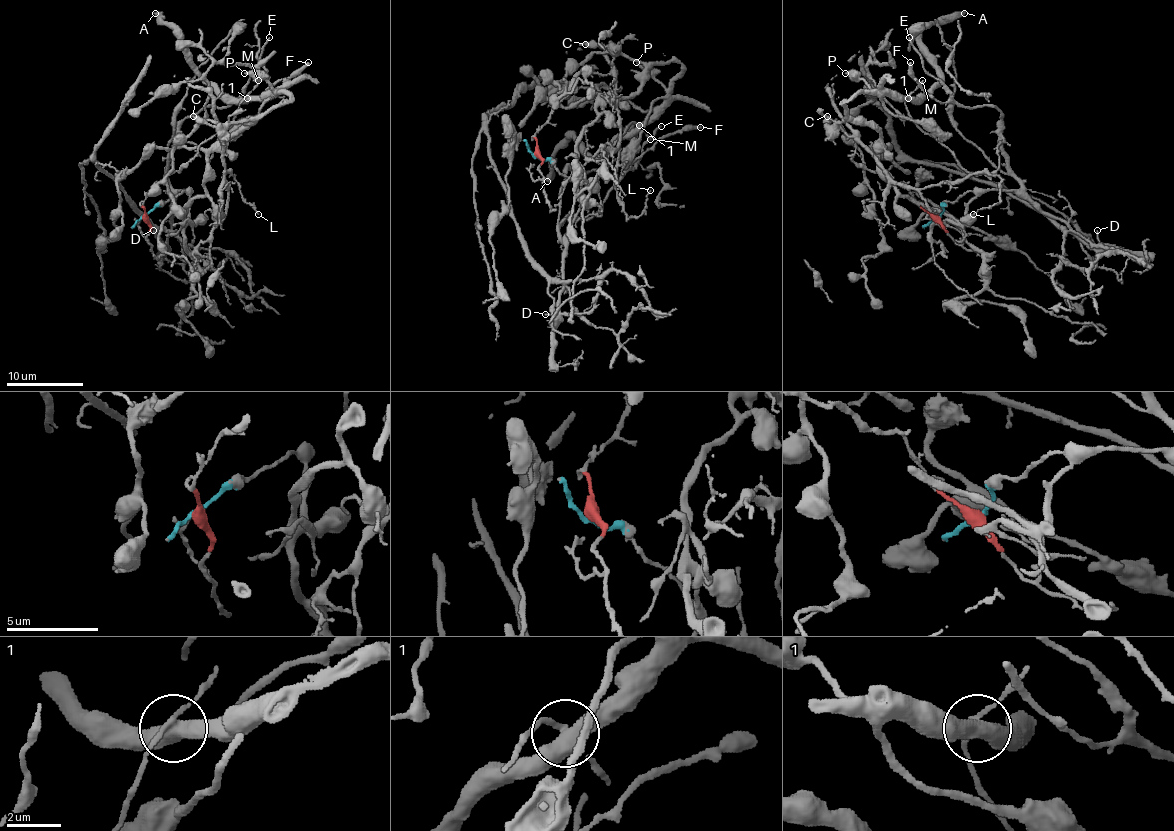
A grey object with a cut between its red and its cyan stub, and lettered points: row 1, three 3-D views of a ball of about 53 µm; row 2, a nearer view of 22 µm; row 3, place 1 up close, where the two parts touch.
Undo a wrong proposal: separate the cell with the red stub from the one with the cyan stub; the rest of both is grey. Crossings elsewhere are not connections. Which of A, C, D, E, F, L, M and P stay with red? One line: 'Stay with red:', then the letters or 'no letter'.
Stay with red: A, C, L, P

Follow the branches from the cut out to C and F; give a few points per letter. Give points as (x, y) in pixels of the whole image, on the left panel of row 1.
C: (143, 216), (143, 203), (154, 184), (177, 172), (213, 136), (221, 136), (221, 128), (200, 123), (192, 115)
F: (143, 216), (188, 190), (173, 188), (167, 165), (175, 128), (186, 117), (257, 98), (309, 62)

